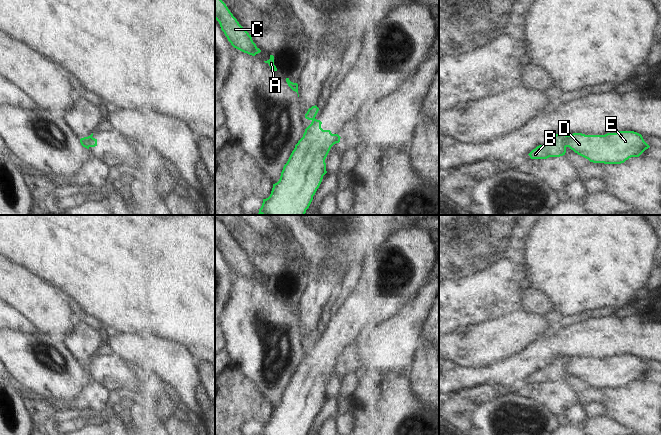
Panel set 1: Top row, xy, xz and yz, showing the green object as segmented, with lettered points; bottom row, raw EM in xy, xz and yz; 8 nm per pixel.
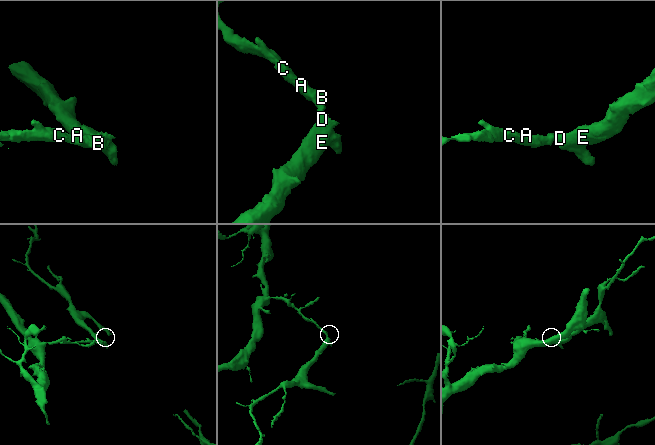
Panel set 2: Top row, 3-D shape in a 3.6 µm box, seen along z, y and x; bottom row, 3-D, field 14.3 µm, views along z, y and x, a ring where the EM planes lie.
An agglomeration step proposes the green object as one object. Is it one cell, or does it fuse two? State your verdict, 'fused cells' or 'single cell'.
fused cells

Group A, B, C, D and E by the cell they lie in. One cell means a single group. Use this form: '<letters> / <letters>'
A B C / D E

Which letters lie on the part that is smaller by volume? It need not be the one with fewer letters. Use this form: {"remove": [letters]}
{"remove": ["D", "E"]}

